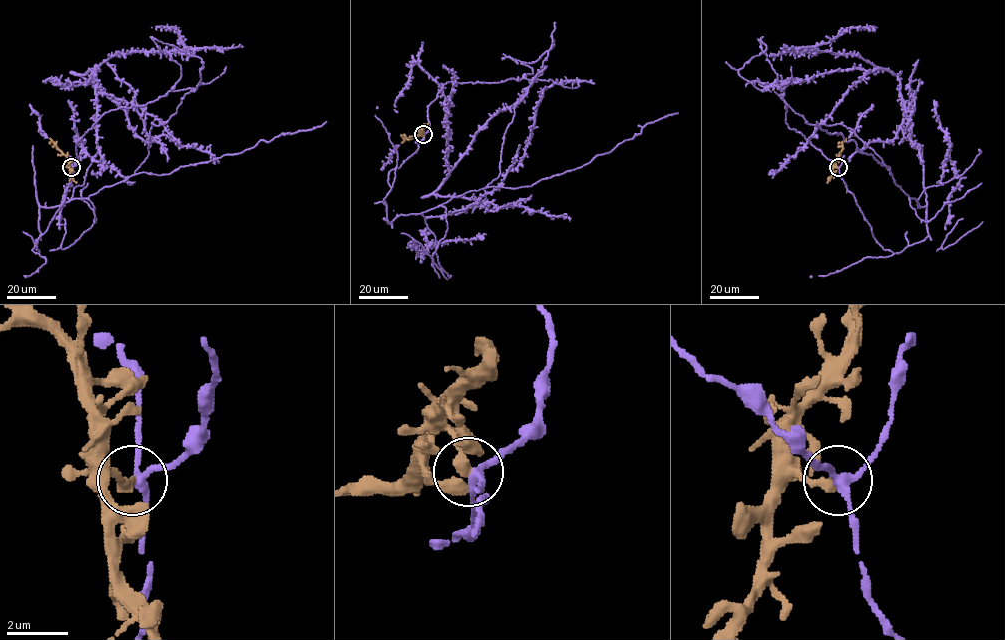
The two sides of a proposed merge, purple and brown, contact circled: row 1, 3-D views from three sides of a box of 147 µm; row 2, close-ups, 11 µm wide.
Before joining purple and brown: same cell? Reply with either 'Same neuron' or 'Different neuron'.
Same neuron

